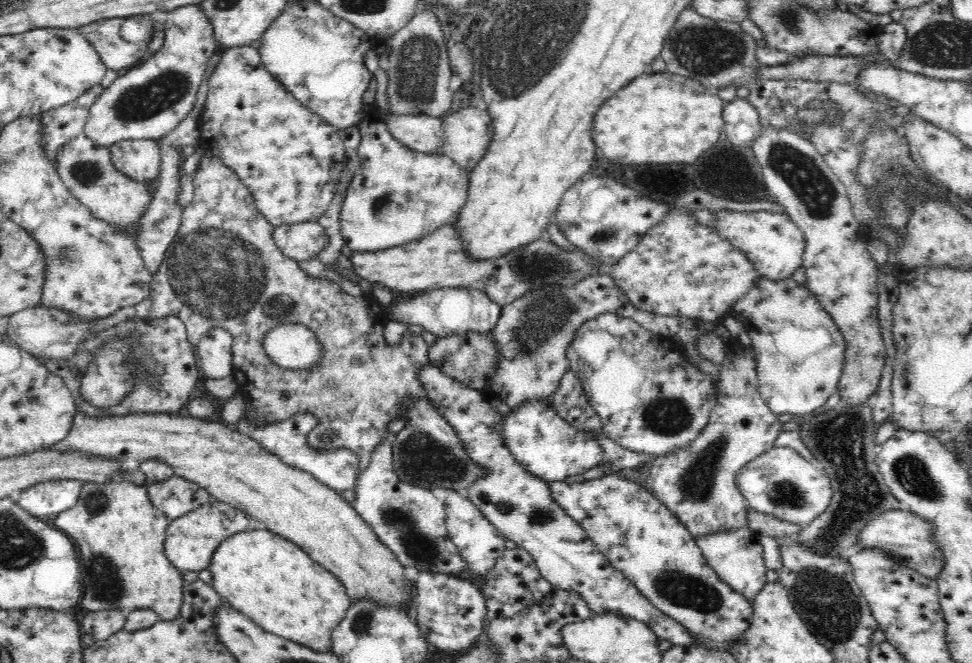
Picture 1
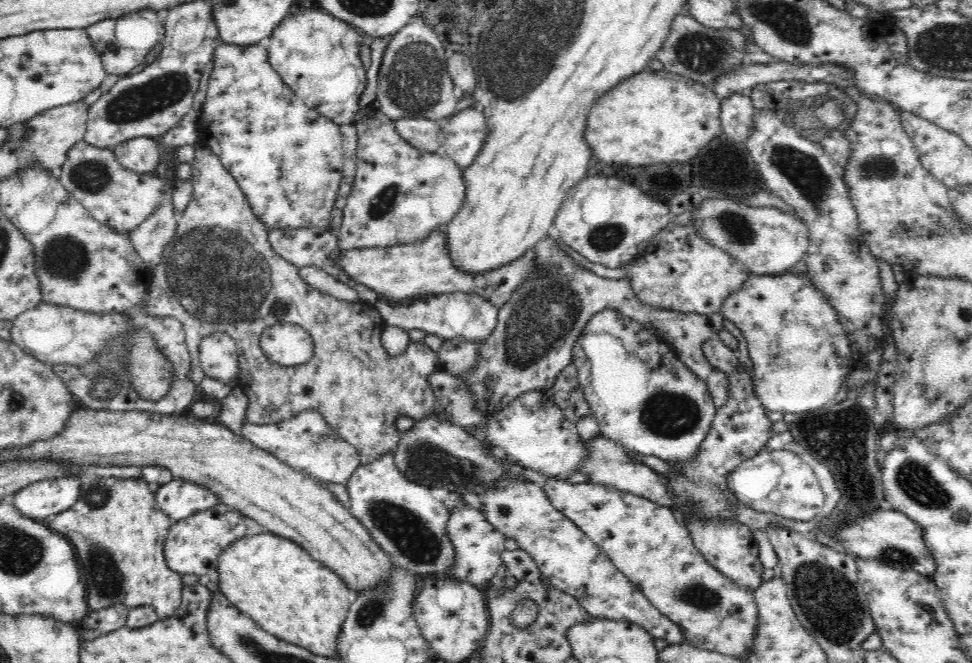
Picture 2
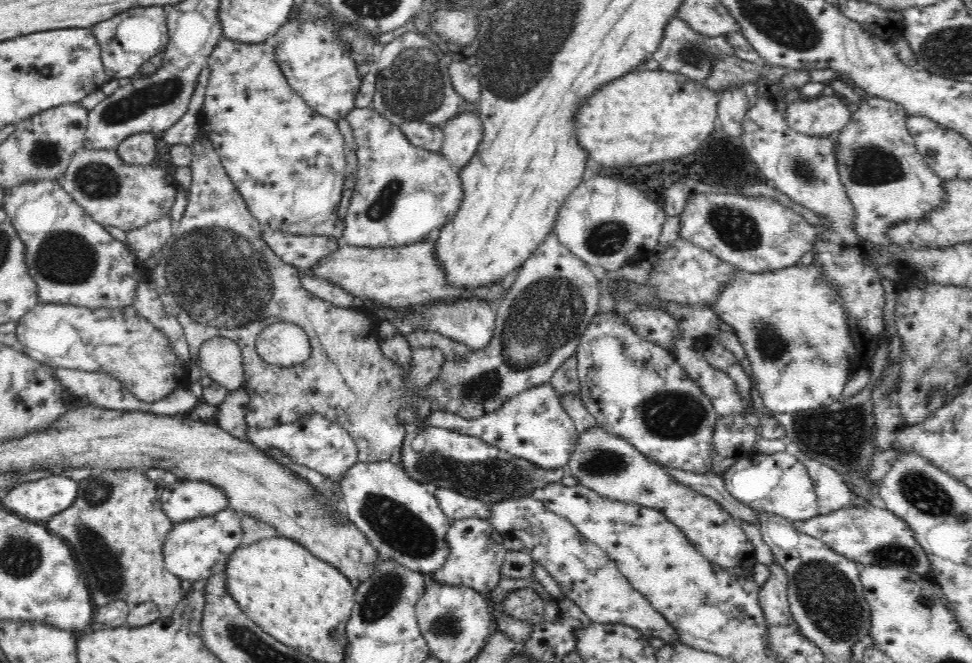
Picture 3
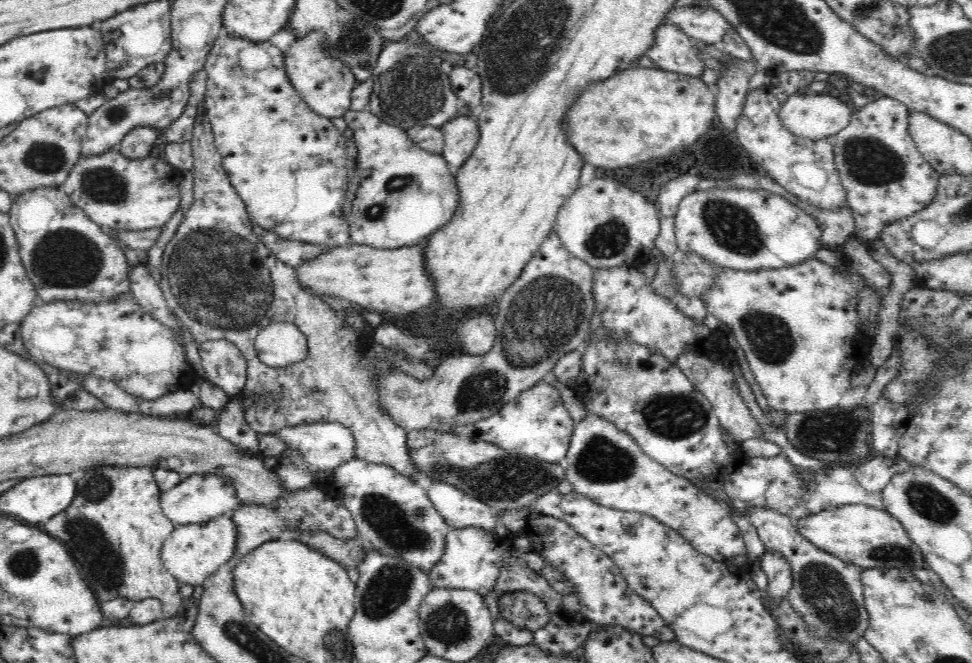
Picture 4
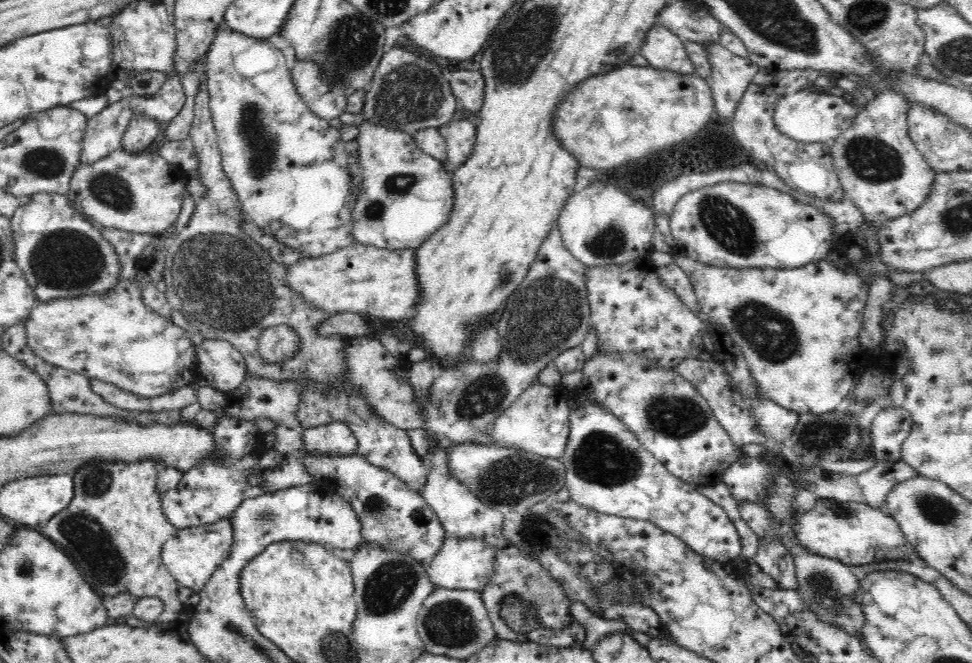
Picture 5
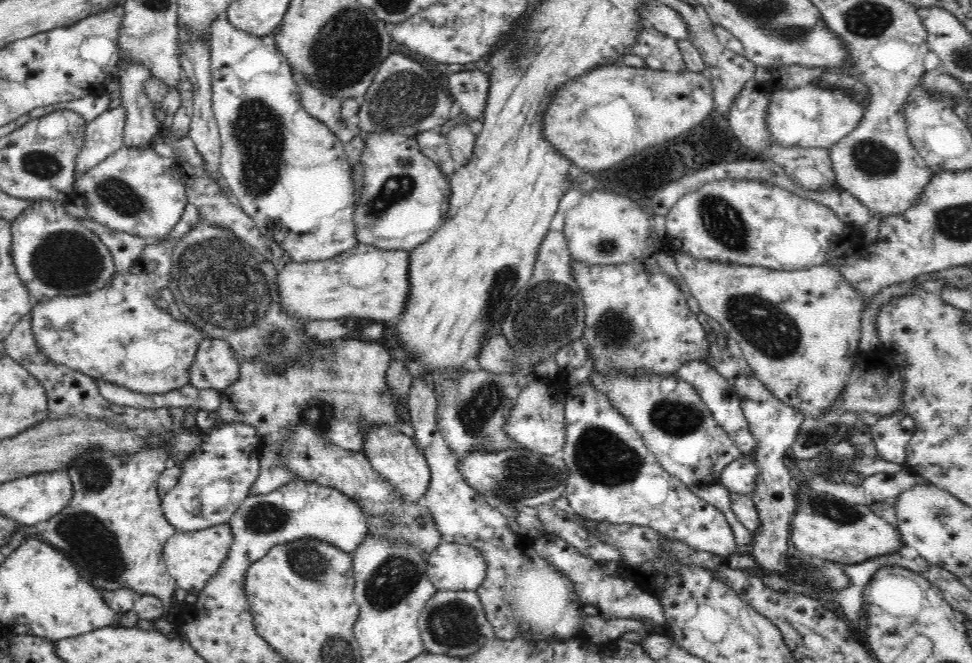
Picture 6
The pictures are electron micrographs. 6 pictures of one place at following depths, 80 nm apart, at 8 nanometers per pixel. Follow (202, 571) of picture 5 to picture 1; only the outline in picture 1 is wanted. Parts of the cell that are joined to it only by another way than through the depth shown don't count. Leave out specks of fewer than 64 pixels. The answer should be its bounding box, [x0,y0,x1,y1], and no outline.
[165,498,248,573]

